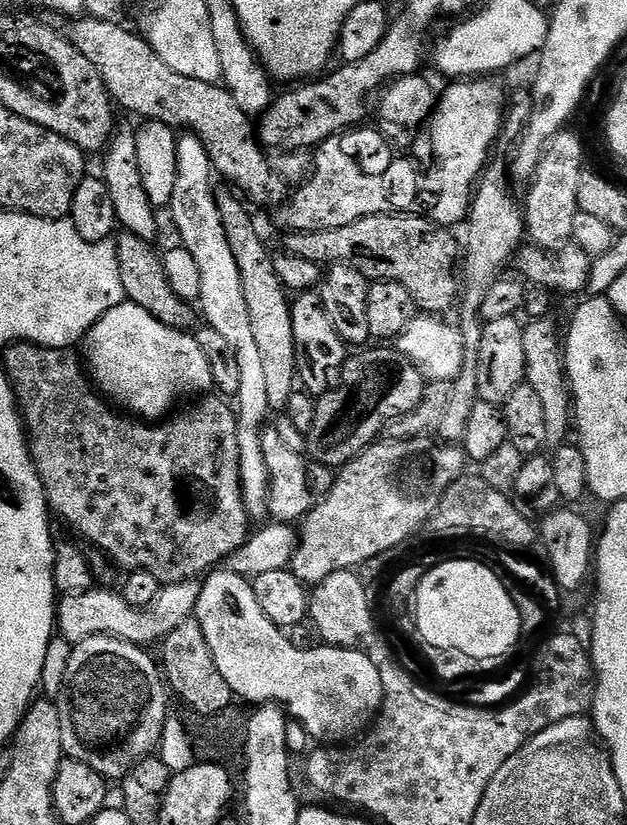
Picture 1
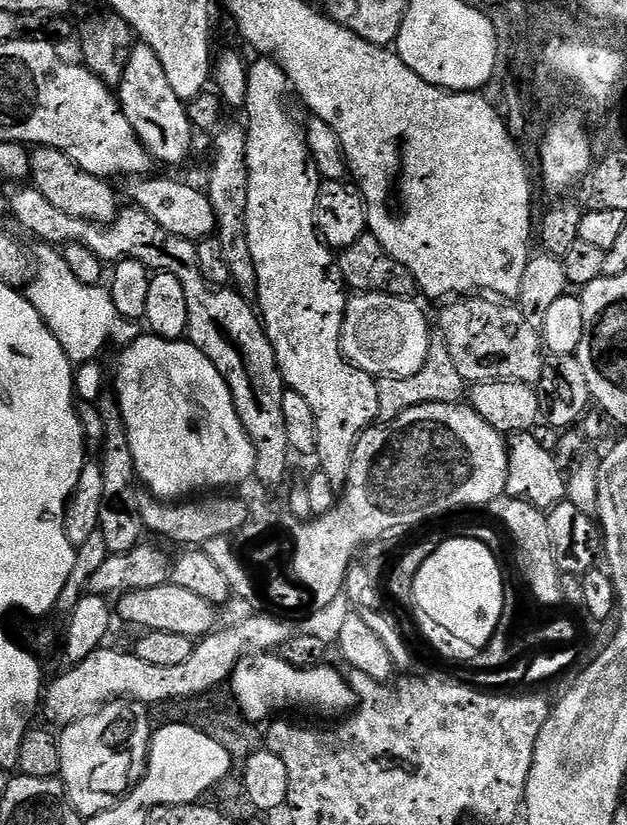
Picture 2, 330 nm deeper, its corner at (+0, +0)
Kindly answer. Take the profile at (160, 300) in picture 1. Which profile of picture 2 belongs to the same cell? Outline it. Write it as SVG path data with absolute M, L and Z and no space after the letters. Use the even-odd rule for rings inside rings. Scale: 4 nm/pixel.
M37 147L31 157L31 183L42 194L42 198L47 198L57 210L62 210L62 214L70 214L70 218L82 218L92 224L111 224L116 219L116 192L105 177L86 174L86 170L79 168L57 148Z

